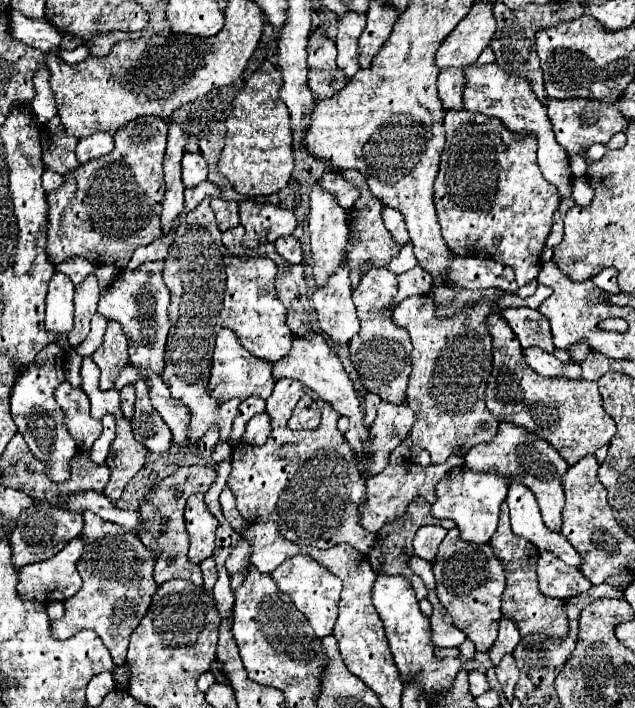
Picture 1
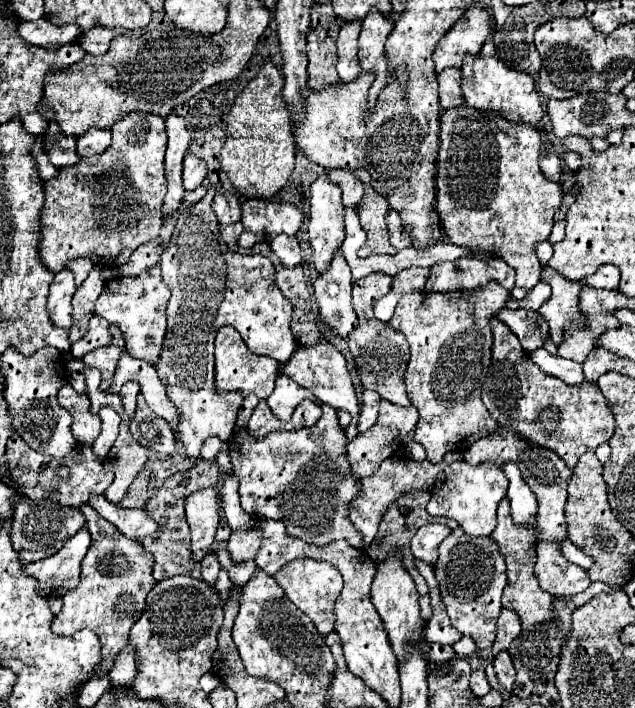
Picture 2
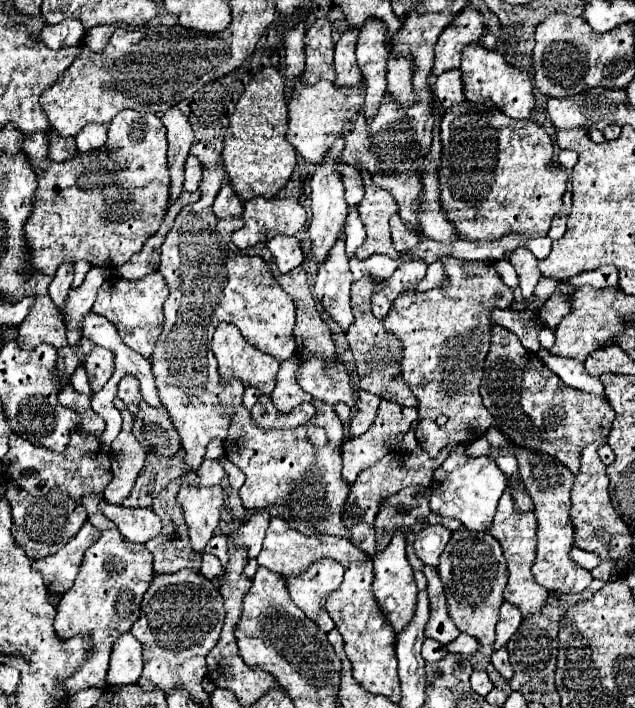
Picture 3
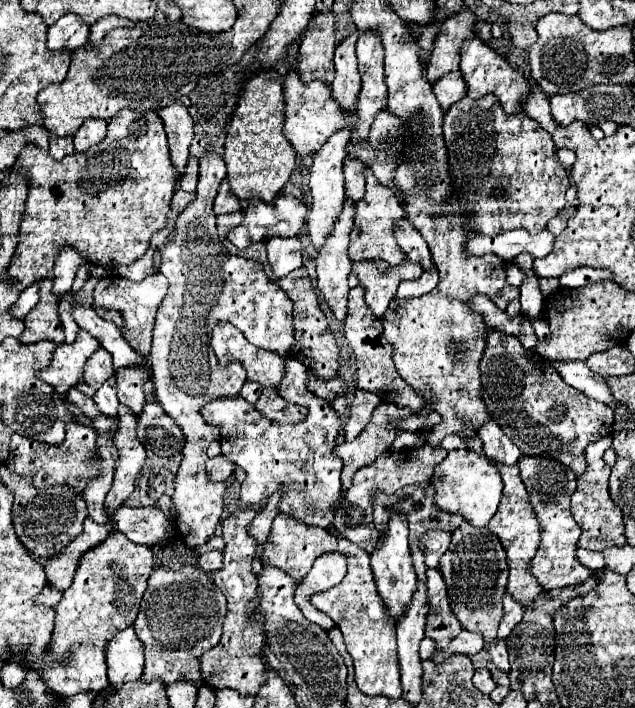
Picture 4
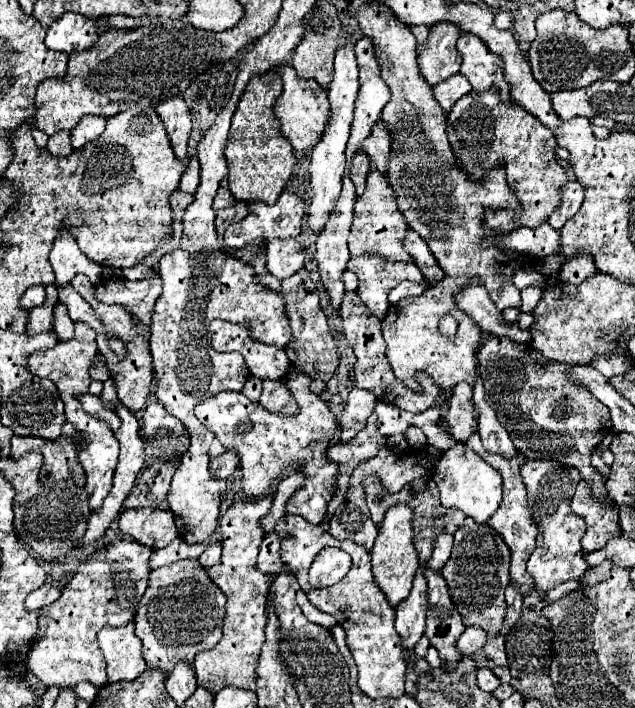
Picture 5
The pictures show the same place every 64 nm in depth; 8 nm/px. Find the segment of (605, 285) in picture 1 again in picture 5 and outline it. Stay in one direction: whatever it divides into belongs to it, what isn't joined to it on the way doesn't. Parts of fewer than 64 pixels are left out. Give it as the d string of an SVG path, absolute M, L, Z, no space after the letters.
M580 254L580 256L574 256L574 258L568 258L562 266L562 274L560 274L560 280L566 282L566 284L580 284L584 282L588 276L594 276L598 270L592 262L590 256L586 254Z

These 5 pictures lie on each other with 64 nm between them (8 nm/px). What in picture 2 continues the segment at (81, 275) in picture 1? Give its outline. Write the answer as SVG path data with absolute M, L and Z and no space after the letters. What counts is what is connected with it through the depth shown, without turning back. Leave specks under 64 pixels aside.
M80 258L80 260L72 260L72 262L68 262L64 268L68 268L68 270L74 274L74 280L76 280L76 286L78 286L78 284L82 284L82 282L86 280L86 276L90 274L90 270L92 270L94 266L90 264L90 260Z

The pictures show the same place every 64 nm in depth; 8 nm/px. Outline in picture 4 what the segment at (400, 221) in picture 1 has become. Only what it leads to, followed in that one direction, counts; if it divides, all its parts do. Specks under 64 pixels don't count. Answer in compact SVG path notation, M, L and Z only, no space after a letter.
M406 218L402 222L396 222L394 236L396 236L400 250L406 254L406 258L410 258L412 262L418 262L424 270L428 270L432 266L432 258L430 258L426 240L420 236L420 232L414 230L414 226Z

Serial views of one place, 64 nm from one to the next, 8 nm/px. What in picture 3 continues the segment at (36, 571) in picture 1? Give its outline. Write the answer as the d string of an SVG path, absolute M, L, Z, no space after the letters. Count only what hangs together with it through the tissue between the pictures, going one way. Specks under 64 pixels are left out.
M82 526L76 536L70 538L56 554L34 562L34 568L42 574L44 586L50 592L70 590L84 558L84 552L98 540L98 530L94 526Z

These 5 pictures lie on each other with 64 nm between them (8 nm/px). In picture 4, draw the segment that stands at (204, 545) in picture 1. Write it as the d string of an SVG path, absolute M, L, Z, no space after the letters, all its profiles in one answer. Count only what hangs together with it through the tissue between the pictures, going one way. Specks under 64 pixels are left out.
M222 128L222 132L216 136L212 152L200 158L196 200L188 204L176 218L176 226L168 236L168 244L162 252L160 272L168 278L170 286L156 314L152 352L148 358L158 402L186 436L182 450L184 458L174 482L172 502L178 510L178 528L190 548L206 544L214 534L222 514L222 496L226 490L224 482L210 482L206 478L206 448L220 436L220 428L206 424L200 416L200 408L214 398L222 398L222 394L238 396L246 382L246 372L240 364L234 362L224 368L216 360L216 354L210 348L212 322L226 320L238 326L250 344L272 350L284 358L290 356L294 344L292 300L288 300L286 292L266 276L260 262L226 254L224 248L220 248L212 204L220 182L226 178L226 164L222 160L224 132L226 128Z

